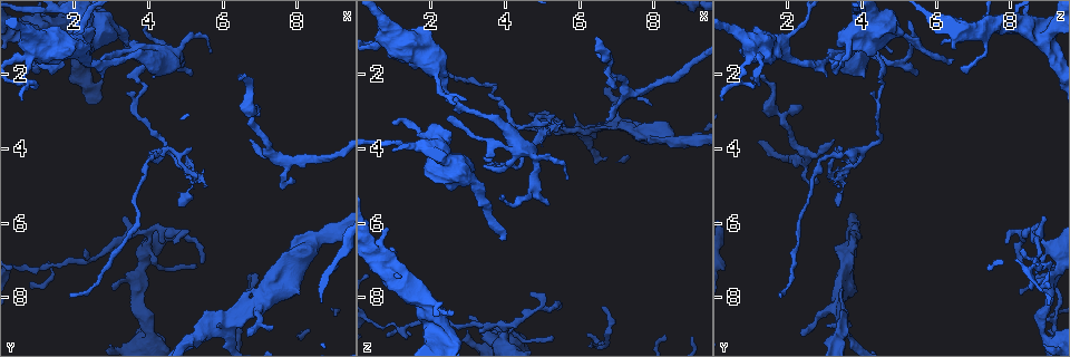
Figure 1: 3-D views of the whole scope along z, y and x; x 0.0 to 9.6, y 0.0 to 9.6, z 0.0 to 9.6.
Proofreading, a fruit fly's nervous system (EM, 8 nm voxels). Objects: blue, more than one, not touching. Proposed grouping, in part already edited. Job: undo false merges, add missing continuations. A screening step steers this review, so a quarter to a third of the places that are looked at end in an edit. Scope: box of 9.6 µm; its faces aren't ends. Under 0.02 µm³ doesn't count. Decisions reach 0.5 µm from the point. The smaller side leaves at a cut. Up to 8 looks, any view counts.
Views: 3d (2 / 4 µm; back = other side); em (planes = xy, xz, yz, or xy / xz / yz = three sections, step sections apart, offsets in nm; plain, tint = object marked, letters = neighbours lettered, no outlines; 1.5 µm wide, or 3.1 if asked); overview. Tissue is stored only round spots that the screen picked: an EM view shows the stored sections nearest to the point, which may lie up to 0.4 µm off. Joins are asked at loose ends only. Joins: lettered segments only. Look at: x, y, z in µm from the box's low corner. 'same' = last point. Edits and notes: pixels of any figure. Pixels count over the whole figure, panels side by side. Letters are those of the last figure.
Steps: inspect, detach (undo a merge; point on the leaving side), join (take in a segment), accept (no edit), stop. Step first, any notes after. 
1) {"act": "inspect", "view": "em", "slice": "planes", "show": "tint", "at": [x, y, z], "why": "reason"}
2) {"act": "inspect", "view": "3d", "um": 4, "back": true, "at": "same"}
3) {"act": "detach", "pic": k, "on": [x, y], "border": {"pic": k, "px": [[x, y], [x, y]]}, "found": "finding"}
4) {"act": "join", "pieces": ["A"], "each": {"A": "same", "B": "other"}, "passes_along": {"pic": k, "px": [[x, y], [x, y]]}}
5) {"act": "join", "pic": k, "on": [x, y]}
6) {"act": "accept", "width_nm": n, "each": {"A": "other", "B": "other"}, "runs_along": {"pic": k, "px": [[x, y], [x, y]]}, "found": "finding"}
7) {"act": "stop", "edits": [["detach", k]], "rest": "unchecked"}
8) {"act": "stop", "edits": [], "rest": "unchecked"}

{"act": "inspect", "view": "em", "slice": "planes", "show": "letters", "at": [1.85, 8.00, 1.85], "why": "thin end"}

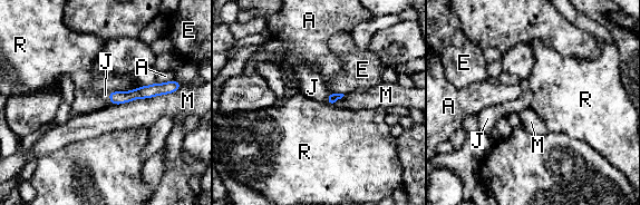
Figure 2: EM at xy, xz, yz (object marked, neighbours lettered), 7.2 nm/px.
{"act": "join", "pieces": ["J"], "each": {"A": "other", "E": "other", "J": "same", "M": "other", "R": "other"}, "found": "the neuron continues"}

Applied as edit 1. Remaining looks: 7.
{"act": "inspect", "view": "overview"}

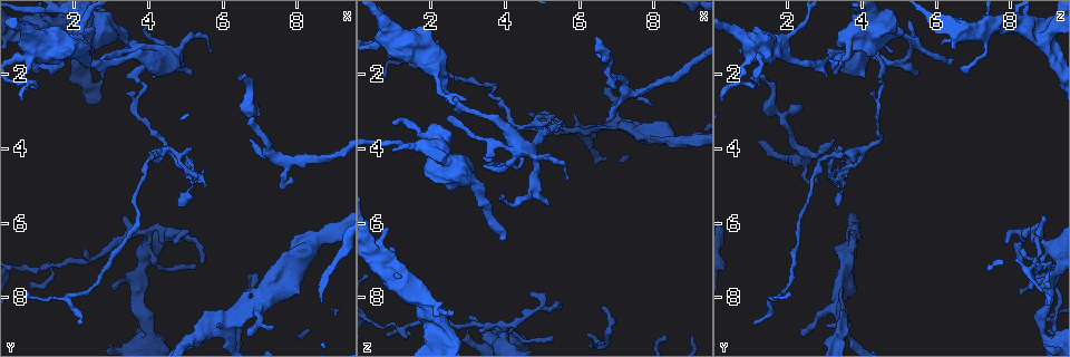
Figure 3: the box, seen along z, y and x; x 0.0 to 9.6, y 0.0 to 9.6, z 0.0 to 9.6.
{"act": "inspect", "view": "3d", "um": 4, "at": [6.75, 3.70, 3.25]}

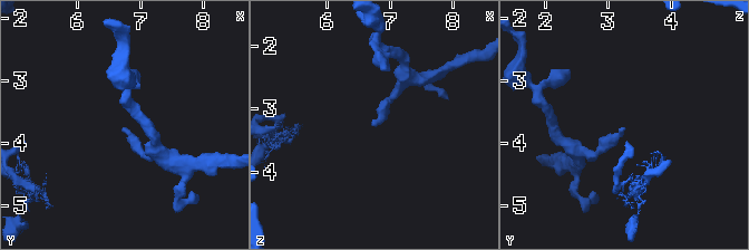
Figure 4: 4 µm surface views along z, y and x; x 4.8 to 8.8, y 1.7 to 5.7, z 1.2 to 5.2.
{"act": "inspect", "view": "em", "slice": "xy", "step": 4, "show": "letters", "at": [6.75, 3.80, 3.20]}

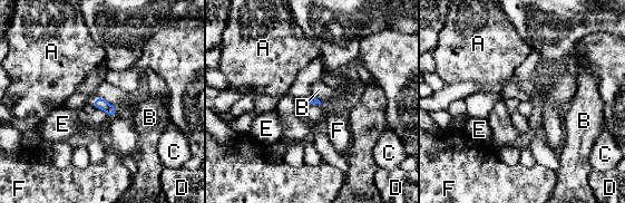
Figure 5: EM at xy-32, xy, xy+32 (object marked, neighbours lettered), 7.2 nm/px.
{"act": "inspect", "view": "em", "slice": "planes", "show": "letters", "at": "same", "why": "another direction"}

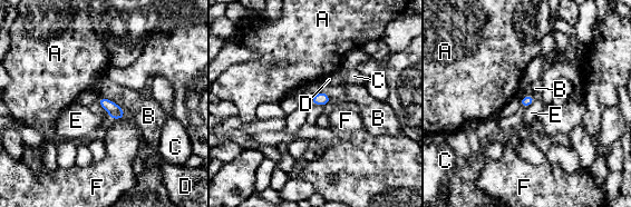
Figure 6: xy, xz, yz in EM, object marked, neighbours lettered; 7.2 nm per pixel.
{"act": "accept", "each": {"A": "other", "B": "other", "C": "other", "D": "other", "E": "other", "F": "other"}, "border": {"pic": 6, "px": [[311, 104], [323, 106]]}, "found": "none of them fits"}

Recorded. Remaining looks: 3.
{"act": "inspect", "view": "3d", "um": 4, "at": [6.45, 2.10, 0.95], "why": "free end"}

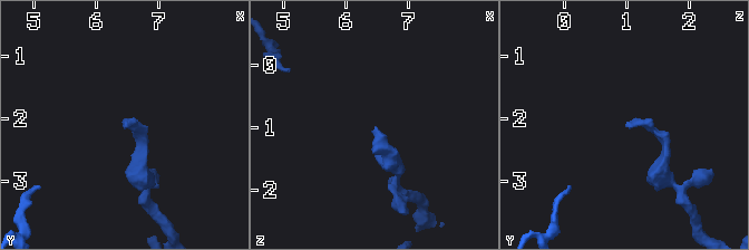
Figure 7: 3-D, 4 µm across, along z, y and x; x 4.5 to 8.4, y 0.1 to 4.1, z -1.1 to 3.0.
{"act": "inspect", "view": "em", "slice": "xy", "step": 4, "show": "letters", "at": [6.45, 2.10, 1.00], "why": "now the EM"}

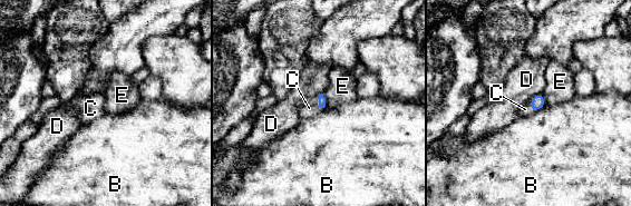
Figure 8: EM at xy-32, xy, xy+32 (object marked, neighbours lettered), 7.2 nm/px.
{"act": "join", "pieces": ["C"], "each": {"B": "other", "C": "same", "D": "other", "E": "other"}, "passes_along": {"pic": 8, "px": [[321, 99], [319, 102], [309, 108]]}, "found": "it goes on there"}

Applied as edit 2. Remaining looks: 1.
{"act": "stop", "edits": [["join", 2], ["join", 8]], "rest": "unchecked"}

